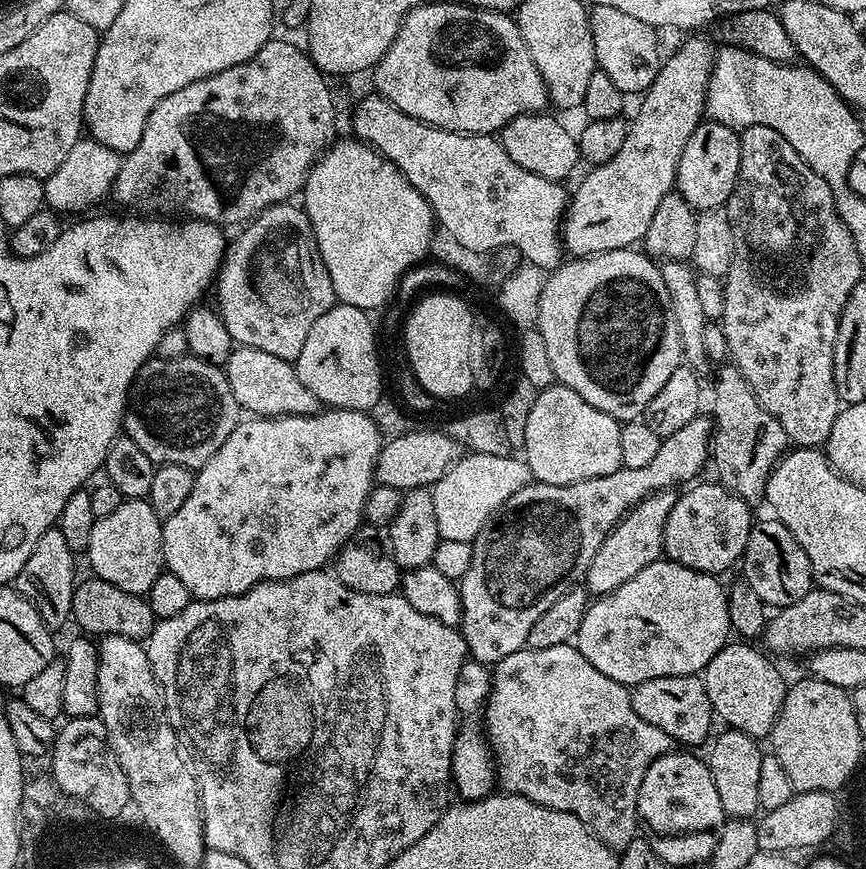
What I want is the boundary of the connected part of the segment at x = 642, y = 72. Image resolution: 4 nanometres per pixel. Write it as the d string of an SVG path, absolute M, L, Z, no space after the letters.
M611 6L593 7L589 11L588 21L594 42L597 69L610 74L614 86L618 86L618 90L625 94L647 92L662 63L660 44L656 41L657 29Z

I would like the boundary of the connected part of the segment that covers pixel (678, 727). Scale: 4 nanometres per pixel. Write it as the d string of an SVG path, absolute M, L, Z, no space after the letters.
M699 675L650 678L635 685L631 693L634 714L638 714L642 722L650 722L650 726L658 726L658 730L670 734L672 741L680 743L681 740L684 743L681 745L692 746L688 744L700 744L709 739L708 731L712 728L714 713L704 681Z

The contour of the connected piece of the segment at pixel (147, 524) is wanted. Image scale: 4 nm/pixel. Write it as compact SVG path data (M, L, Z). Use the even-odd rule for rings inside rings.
M121 499L118 510L101 516L90 530L86 549L88 564L97 577L118 586L119 590L143 597L154 586L164 563L162 547L162 518L153 510L147 499Z

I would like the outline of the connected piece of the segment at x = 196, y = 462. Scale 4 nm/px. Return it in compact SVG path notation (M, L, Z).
M191 354L173 360L153 358L145 362L132 381L128 407L124 409L123 431L142 449L153 464L177 464L198 470L230 438L242 419L242 409L230 390L227 371L221 365L199 360Z

